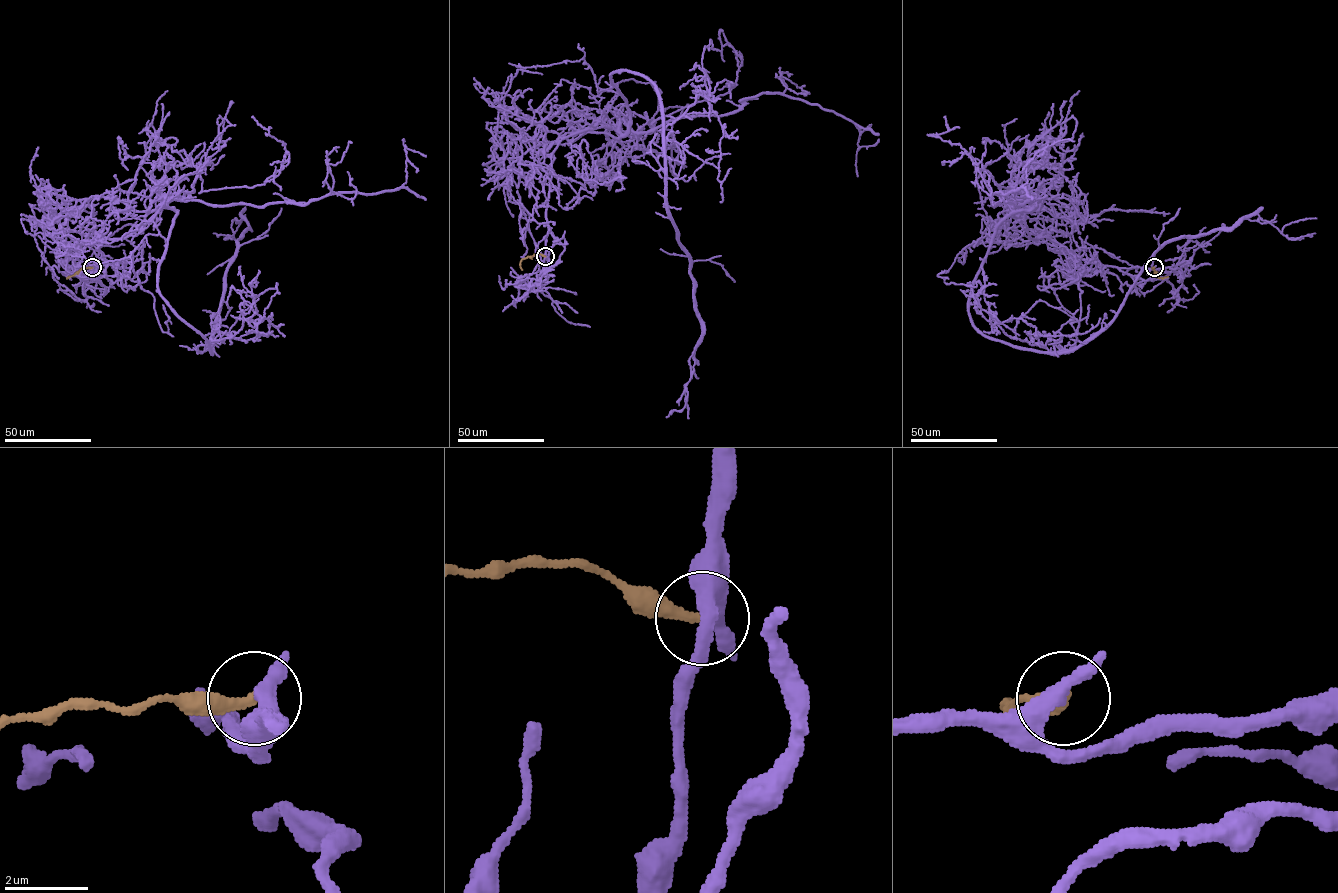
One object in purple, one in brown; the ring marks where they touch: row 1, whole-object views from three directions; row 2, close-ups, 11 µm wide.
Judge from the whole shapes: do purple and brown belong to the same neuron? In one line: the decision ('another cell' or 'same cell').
another cell

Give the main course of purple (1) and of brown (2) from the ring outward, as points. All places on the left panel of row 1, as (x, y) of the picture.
1: (92, 267), (103, 237), (171, 208), (160, 296), (212, 352), (249, 224), (213, 233)
2: (92, 267), (81, 268), (69, 276)

